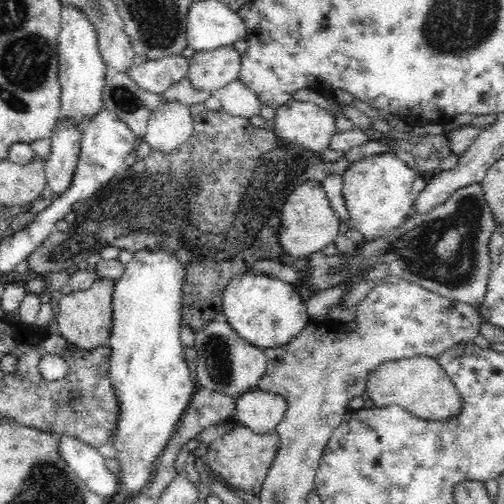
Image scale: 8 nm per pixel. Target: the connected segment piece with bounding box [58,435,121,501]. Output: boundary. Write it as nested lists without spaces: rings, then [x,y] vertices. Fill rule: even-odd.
[[[68,435],[58,436],[62,459],[92,492],[108,501],[121,490],[118,476],[106,467],[104,455],[95,447]]]

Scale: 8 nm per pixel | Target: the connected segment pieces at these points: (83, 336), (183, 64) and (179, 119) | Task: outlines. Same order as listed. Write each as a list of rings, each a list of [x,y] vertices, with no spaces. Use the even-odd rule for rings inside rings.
[[[97,277],[88,290],[62,294],[58,301],[58,315],[54,317],[55,331],[60,333],[68,344],[78,349],[91,351],[99,346],[108,347],[113,321],[114,290],[114,279]]]
[[[180,54],[156,60],[138,59],[127,73],[142,90],[162,94],[174,83],[180,82],[188,69],[188,59]]]
[[[163,100],[150,114],[146,134],[141,139],[148,142],[152,151],[168,154],[178,150],[192,136],[193,128],[190,106]]]

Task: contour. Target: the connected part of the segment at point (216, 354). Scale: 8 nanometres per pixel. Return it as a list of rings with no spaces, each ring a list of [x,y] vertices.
[[[222,314],[209,320],[206,326],[195,334],[194,348],[198,357],[198,382],[202,387],[222,392],[234,400],[245,392],[258,389],[258,382],[266,374],[265,352],[238,335]]]

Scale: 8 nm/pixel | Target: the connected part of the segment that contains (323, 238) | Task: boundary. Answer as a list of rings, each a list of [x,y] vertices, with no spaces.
[[[314,181],[300,183],[288,195],[281,210],[281,227],[278,234],[281,248],[297,259],[307,258],[335,242],[340,234],[338,231],[340,223],[341,218],[338,218],[336,211],[332,208],[323,185]]]

